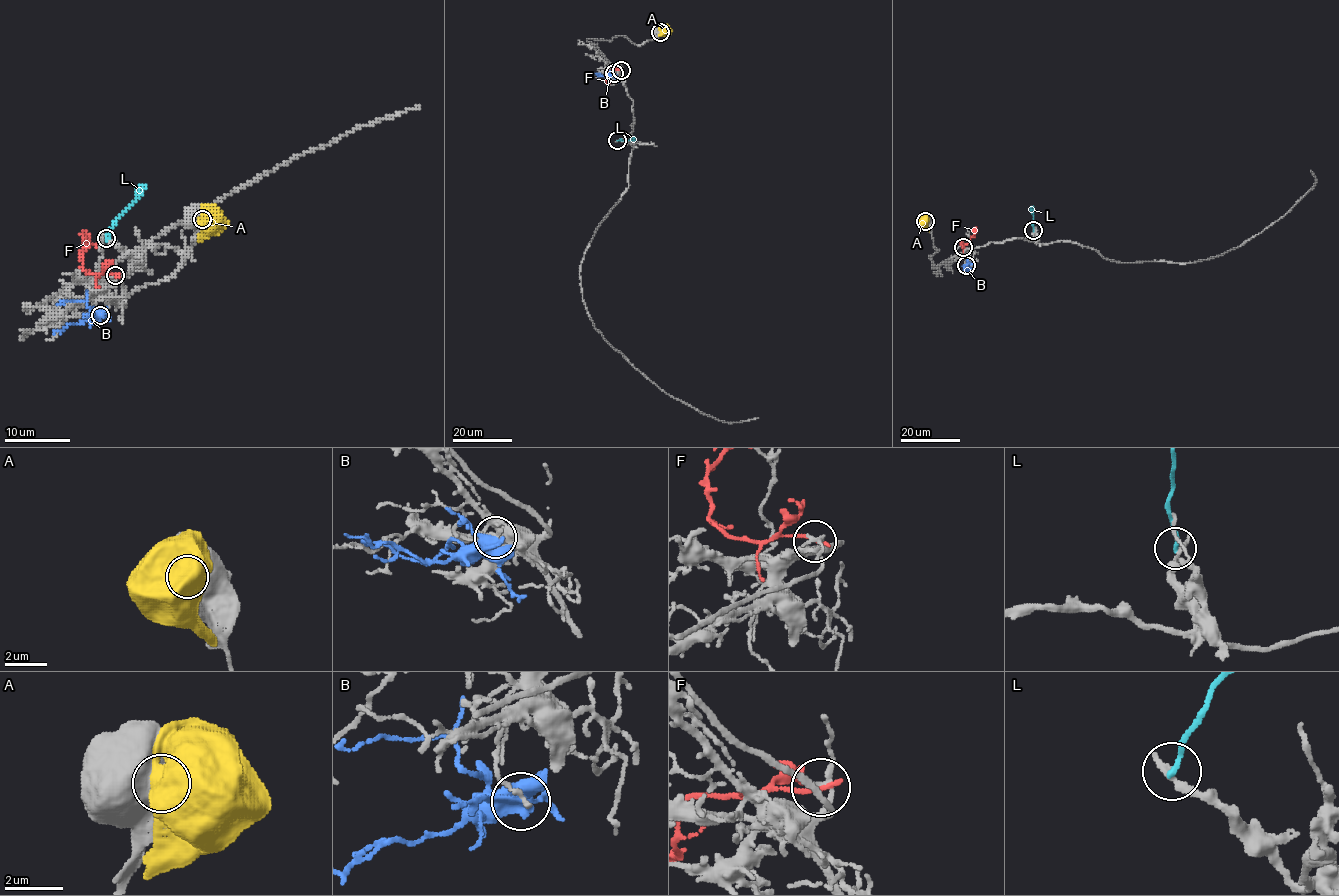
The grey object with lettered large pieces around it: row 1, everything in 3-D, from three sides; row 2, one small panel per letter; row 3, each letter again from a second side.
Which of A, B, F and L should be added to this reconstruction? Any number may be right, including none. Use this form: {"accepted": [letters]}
{"accepted": ["B"]}

